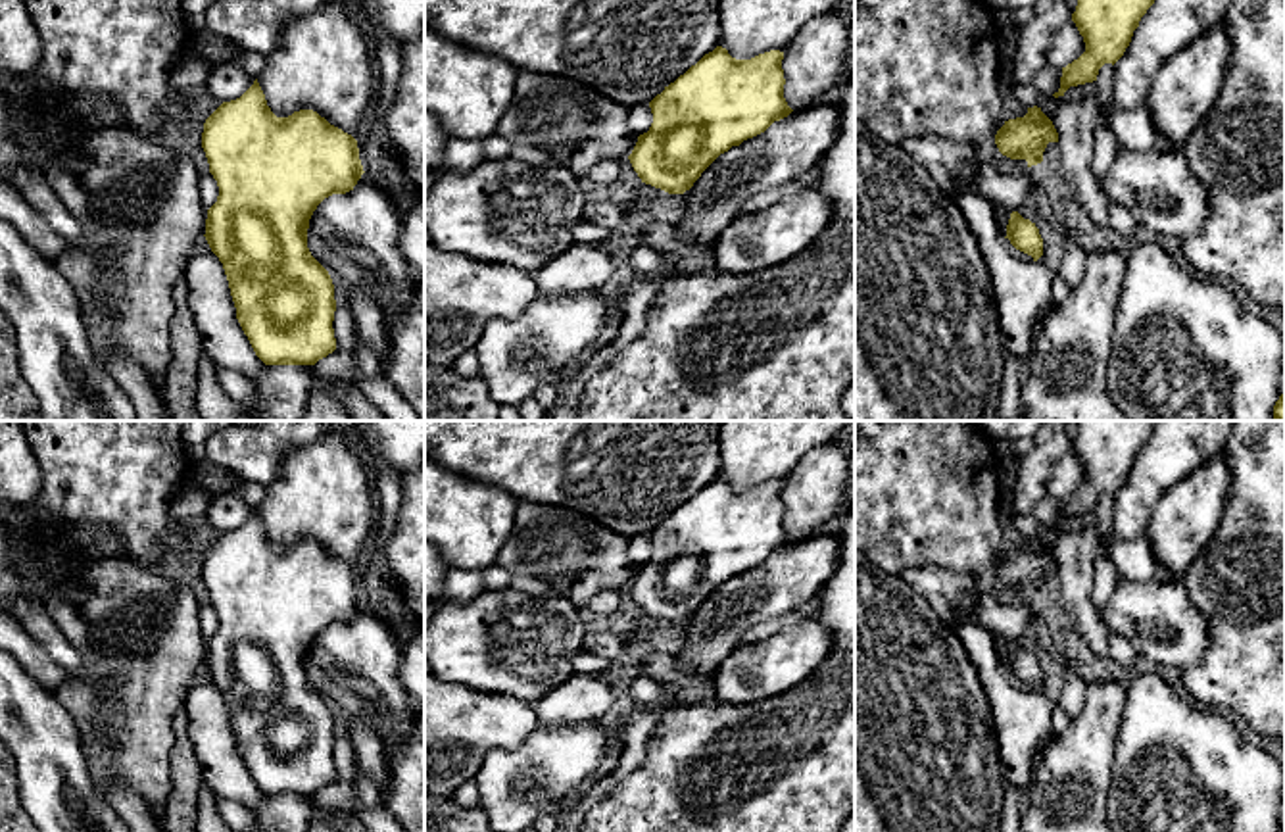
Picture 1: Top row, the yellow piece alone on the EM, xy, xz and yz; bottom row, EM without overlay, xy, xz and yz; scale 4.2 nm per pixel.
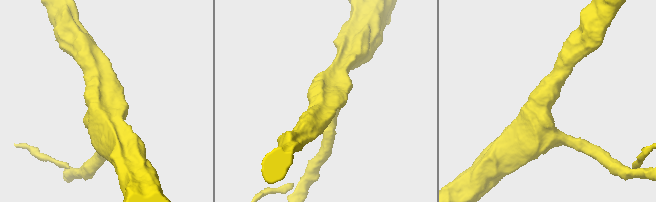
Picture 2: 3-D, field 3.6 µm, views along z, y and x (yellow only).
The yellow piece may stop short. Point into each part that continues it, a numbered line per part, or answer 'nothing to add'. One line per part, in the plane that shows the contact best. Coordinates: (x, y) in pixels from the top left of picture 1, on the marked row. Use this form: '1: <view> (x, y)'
nothing to add

